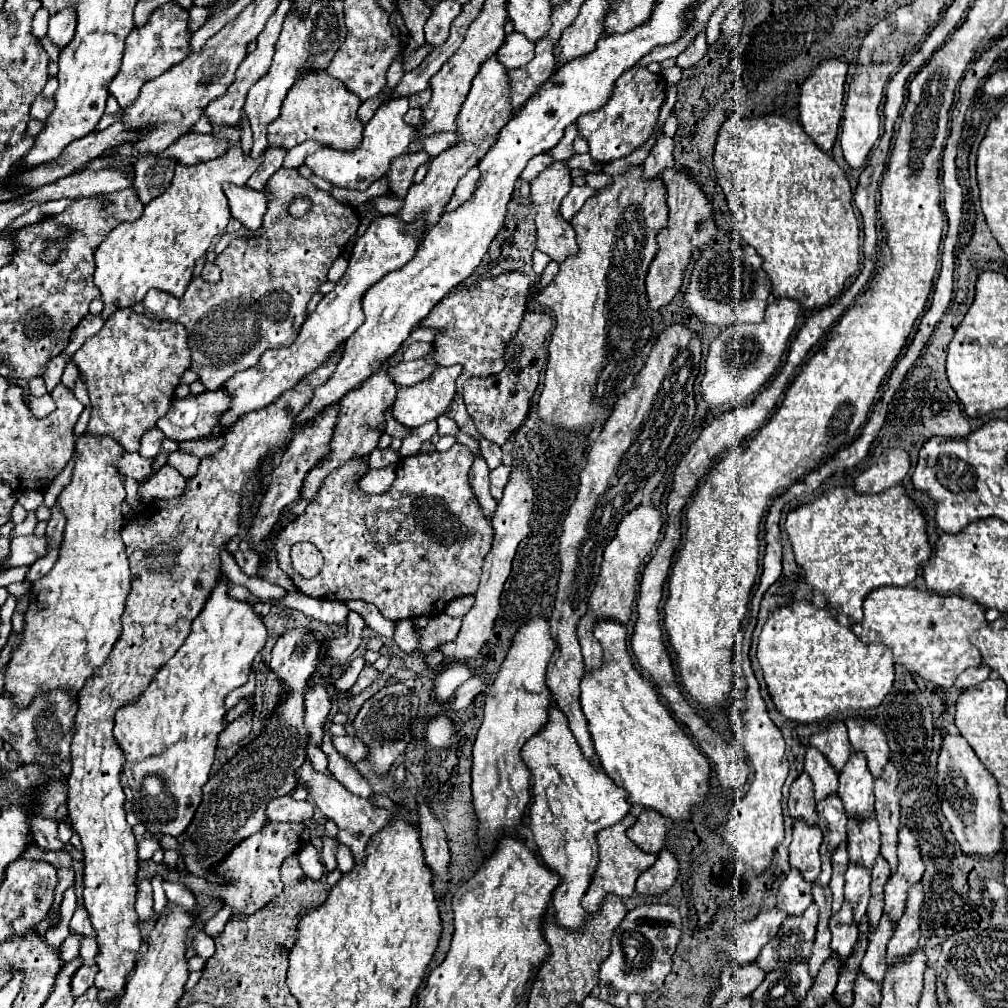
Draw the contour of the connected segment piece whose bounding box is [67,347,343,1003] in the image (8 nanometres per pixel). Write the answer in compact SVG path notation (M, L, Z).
M343 347L335 351L335 355L325 363L325 367L319 367L305 379L301 379L291 391L285 391L275 403L263 407L261 411L251 411L249 415L243 415L231 429L225 431L225 447L221 447L219 453L211 457L203 457L199 471L193 479L187 481L185 493L177 499L167 501L155 501L153 507L145 507L141 513L137 513L121 531L121 537L127 547L127 557L131 563L131 593L127 597L125 611L121 615L123 631L113 645L113 651L109 653L109 661L103 663L97 673L93 673L83 689L77 693L77 733L73 737L71 745L71 775L67 779L67 809L73 829L77 831L83 855L85 855L85 909L89 913L89 921L93 925L93 931L97 935L97 967L99 973L95 977L95 987L99 989L99 1001L111 1003L113 999L119 999L125 989L127 975L135 967L137 953L141 947L141 933L139 933L139 917L135 913L135 879L137 879L137 841L131 831L131 825L125 821L125 793L119 783L119 773L123 767L123 751L117 745L113 737L113 725L115 725L115 711L121 707L137 701L137 697L145 691L145 687L153 681L155 671L159 671L167 659L183 645L183 639L191 631L191 623L195 615L203 609L209 593L217 585L217 577L221 573L219 565L219 551L225 547L225 543L239 533L239 521L241 521L241 487L247 479L251 479L257 469L257 465L265 457L275 457L279 451L287 447L287 443L293 437L293 423L295 417L303 411L305 403L313 397L313 389L325 383L329 379L333 367L337 367L341 359Z

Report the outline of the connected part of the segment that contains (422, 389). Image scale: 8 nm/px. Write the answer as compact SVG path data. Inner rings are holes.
M437 367L425 381L413 387L401 387L393 405L393 419L413 429L445 413L455 395L455 379L461 367Z

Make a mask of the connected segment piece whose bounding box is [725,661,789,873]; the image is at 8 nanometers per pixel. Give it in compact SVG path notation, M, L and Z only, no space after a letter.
M745 661L741 663L741 667L745 671L745 681L747 681L747 691L743 697L745 713L743 713L743 717L731 717L731 730L735 739L745 747L745 753L755 767L755 775L753 775L753 781L749 785L747 793L737 797L737 801L735 801L735 807L733 807L733 811L729 815L729 823L727 823L725 843L737 851L737 855L743 863L751 863L753 871L763 873L769 867L771 857L785 835L783 811L781 811L781 787L787 779L789 763L787 763L787 755L785 755L783 735L775 727L775 723L769 719L769 713L767 713L765 701L759 693L759 683L753 675L753 669Z

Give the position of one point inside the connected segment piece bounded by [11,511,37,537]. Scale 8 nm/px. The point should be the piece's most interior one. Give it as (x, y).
(26, 528)

